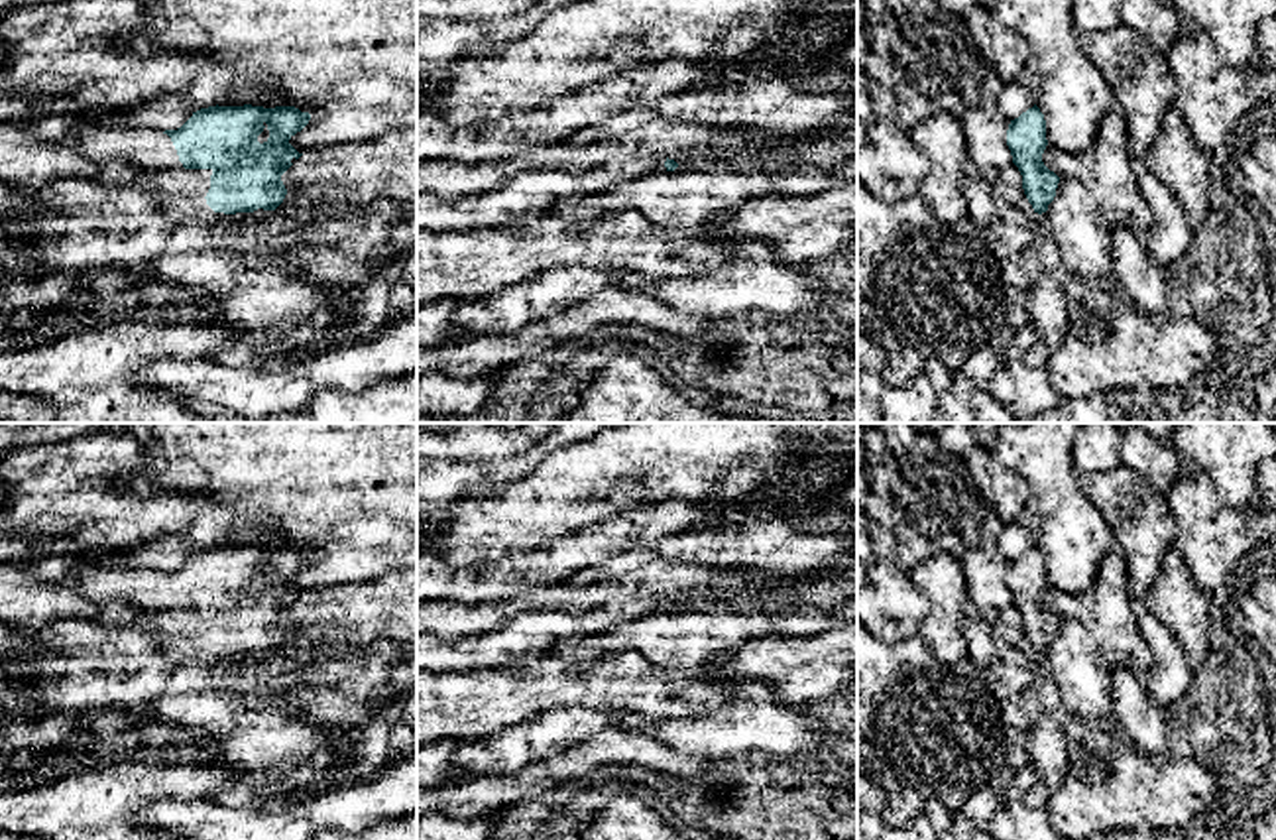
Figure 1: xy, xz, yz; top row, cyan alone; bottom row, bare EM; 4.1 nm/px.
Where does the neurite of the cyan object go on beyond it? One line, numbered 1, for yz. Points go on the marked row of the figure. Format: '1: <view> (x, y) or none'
1: none

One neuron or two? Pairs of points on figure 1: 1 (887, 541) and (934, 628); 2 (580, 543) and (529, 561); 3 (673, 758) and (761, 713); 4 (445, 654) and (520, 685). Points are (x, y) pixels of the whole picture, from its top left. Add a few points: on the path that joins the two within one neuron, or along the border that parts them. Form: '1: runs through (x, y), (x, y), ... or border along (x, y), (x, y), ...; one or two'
1: border along (909, 573), (928, 602), (921, 634); two
2: runs through (569, 553), (557, 561), (541, 561); one
3: border along (639, 734), (651, 734), (679, 752), (710, 764); two
4: border along (525, 660), (514, 665), (437, 673); two

